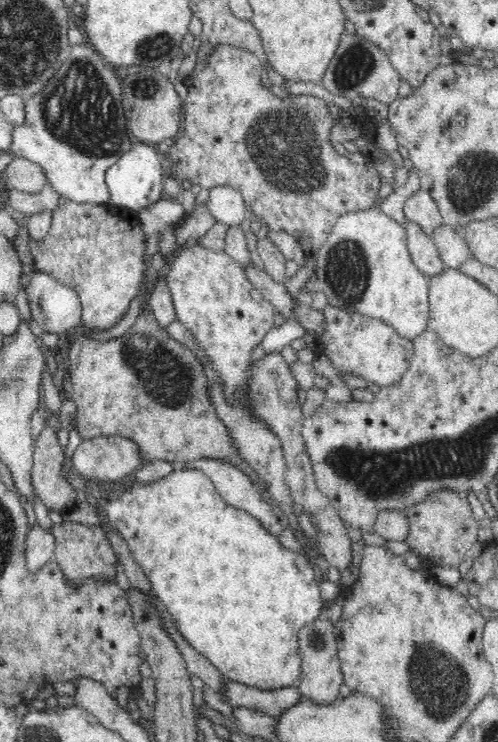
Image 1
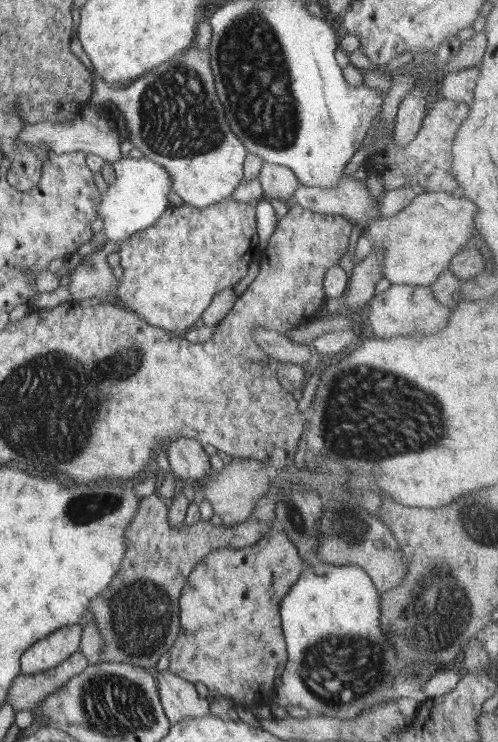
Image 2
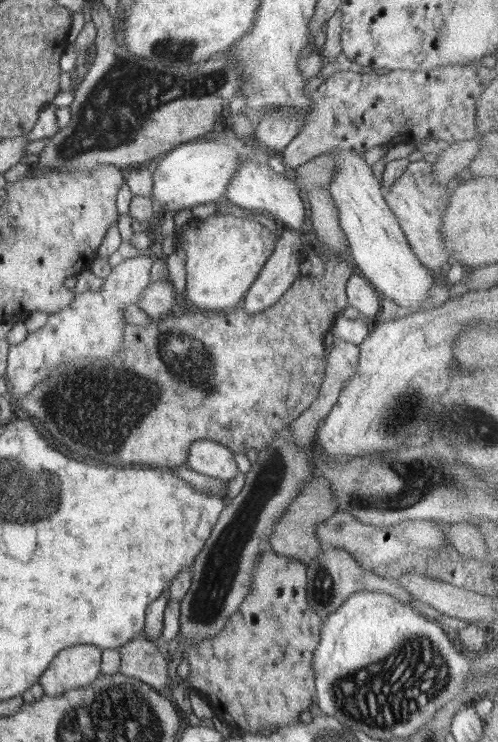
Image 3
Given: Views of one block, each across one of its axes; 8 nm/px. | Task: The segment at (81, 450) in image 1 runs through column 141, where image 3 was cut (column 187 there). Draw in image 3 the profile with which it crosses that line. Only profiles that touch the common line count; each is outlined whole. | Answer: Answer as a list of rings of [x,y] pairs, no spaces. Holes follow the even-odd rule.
[[[195,440],[190,444],[188,467],[194,472],[228,482],[239,474],[234,453],[214,440]]]

